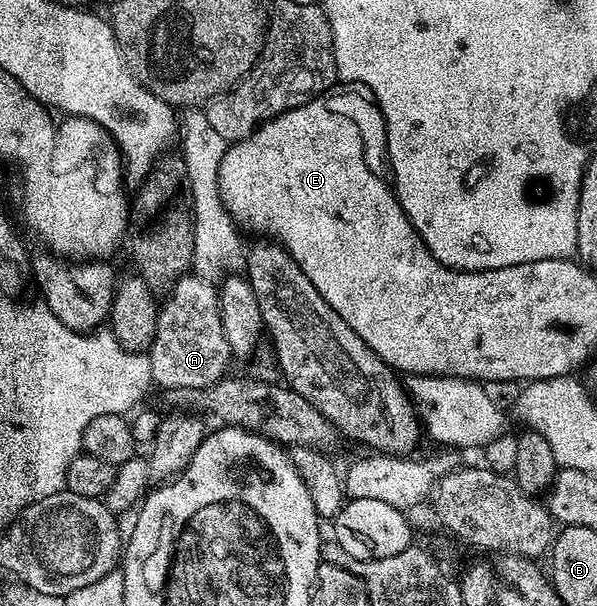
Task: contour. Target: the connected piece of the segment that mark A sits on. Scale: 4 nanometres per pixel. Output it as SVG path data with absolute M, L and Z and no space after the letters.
M195 273L186 274L167 292L159 308L154 341L147 356L152 382L157 388L164 387L165 392L178 389L199 391L225 378L227 371L224 370L233 354L222 329L220 297L217 288L212 285Z

